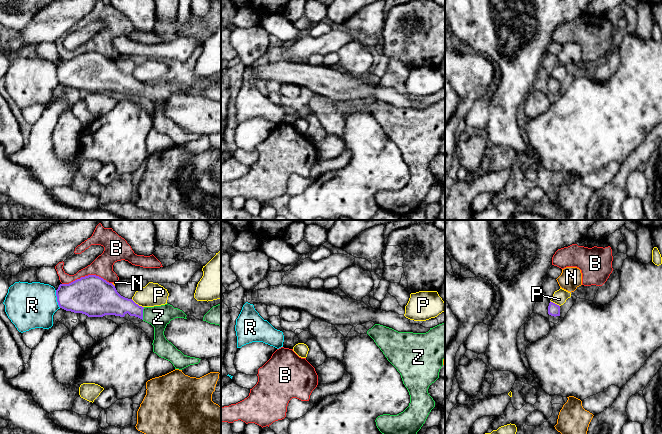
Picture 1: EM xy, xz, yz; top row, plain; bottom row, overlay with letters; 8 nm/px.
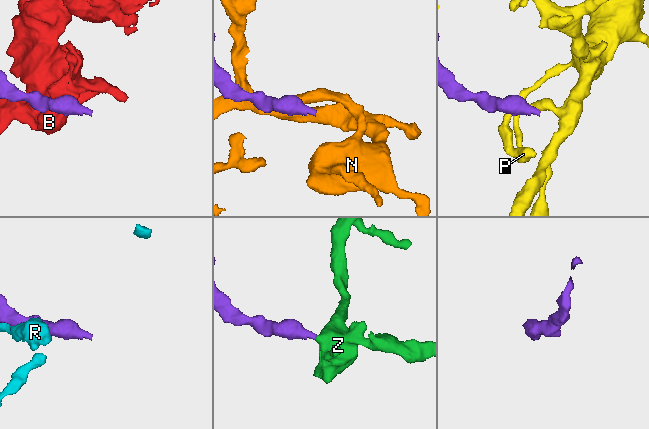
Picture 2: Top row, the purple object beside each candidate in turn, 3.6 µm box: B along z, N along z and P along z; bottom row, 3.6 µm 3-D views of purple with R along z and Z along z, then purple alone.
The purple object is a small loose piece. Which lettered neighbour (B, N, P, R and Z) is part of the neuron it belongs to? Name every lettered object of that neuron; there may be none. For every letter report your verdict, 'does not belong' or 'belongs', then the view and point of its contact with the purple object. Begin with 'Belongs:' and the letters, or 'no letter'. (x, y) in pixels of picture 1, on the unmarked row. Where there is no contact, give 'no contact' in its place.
Belongs: Z
B: does not belong | xy (86, 52)
N: does not belong | xy (113, 61)
P: does not belong | xy (137, 80)
R: does not belong | xy (57, 75)
Z: belongs | xy (142, 89)

